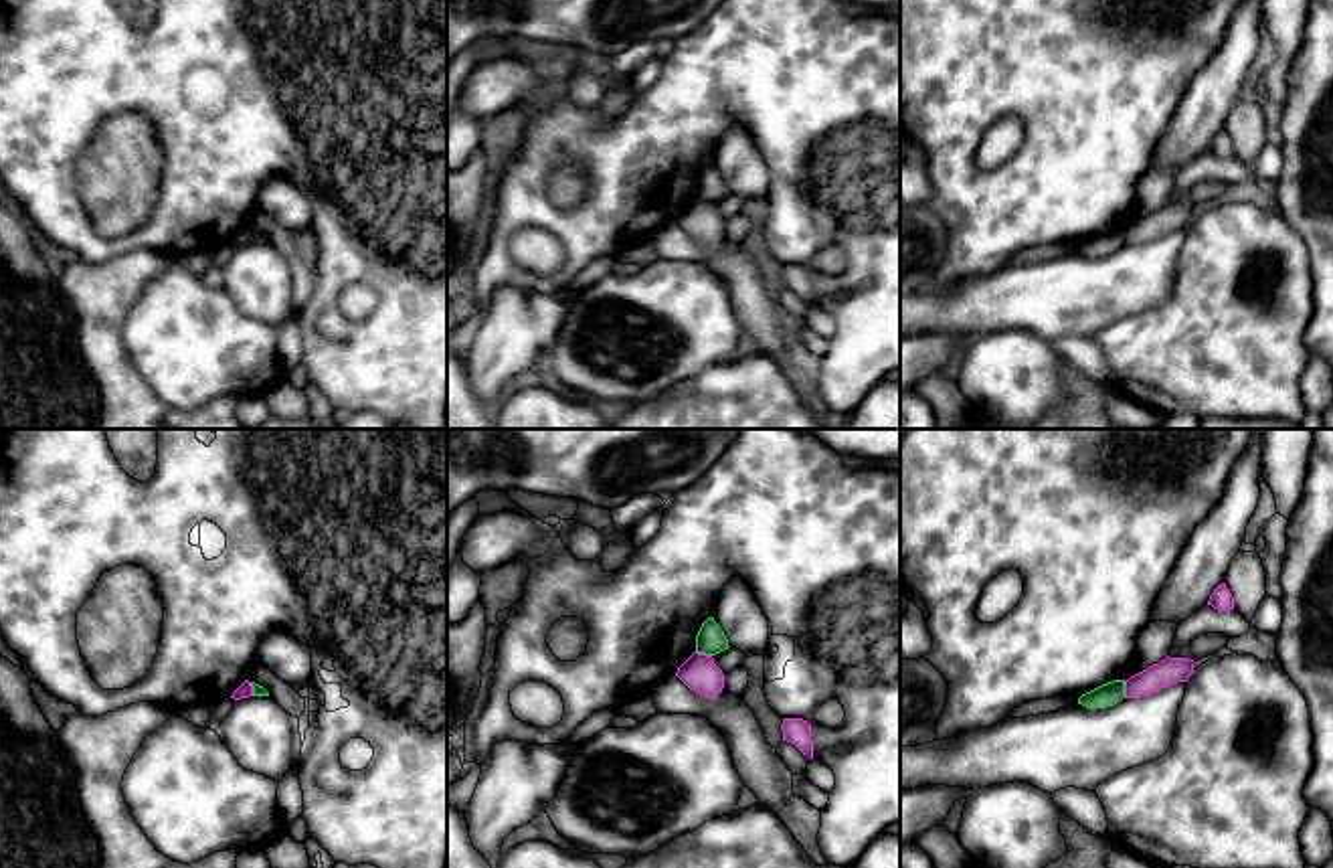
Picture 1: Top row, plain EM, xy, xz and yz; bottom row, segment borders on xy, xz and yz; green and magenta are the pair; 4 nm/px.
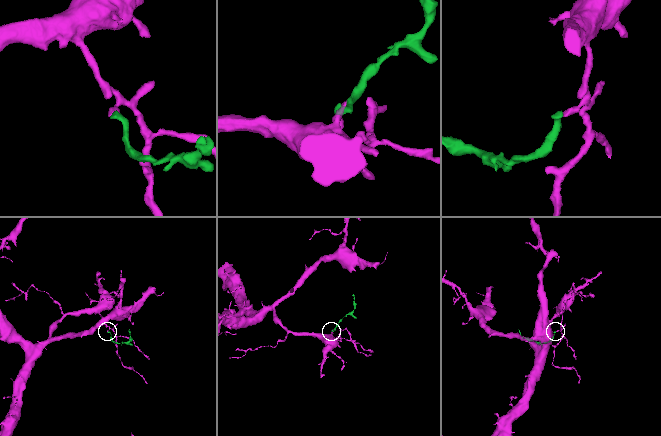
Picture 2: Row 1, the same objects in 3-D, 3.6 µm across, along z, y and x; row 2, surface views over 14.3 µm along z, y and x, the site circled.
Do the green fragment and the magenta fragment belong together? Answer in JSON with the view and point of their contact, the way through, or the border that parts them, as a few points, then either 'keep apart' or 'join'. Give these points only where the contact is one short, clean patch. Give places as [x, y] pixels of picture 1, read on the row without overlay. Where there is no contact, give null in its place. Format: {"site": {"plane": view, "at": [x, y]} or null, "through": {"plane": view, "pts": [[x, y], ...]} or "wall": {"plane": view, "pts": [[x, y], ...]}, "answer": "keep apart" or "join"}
{"site": {"plane": "yz", "at": [1123, 235]}, "wall": {"plane": "yz", "pts": [[1123, 227], [1125, 243]]}, "answer": "keep apart"}

